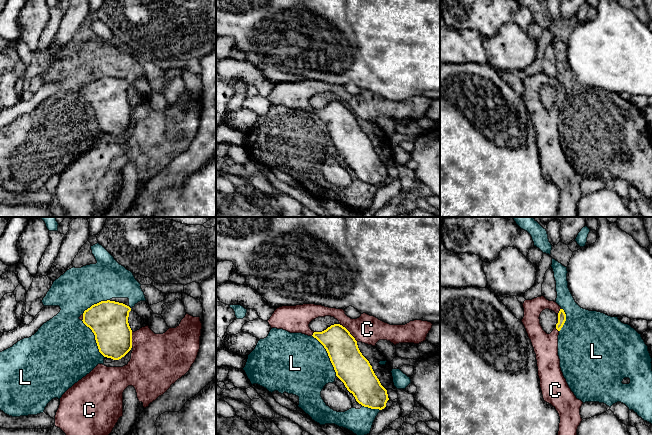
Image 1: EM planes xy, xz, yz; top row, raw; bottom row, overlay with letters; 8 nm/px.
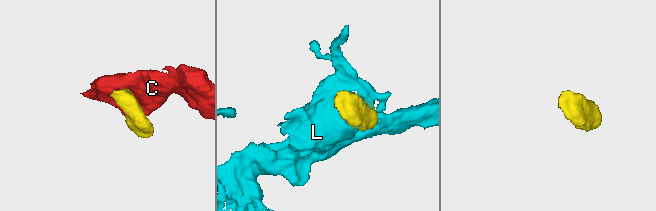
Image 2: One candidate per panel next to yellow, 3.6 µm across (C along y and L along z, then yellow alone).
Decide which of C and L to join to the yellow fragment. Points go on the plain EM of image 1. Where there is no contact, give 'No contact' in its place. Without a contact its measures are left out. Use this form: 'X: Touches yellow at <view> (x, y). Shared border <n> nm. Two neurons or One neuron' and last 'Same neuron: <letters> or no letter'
C: Touches yellow at xz (349, 108). Shared border 200 nm. One neuron
L: Touches yellow at xz (328, 131). Shared border 380 nm. Two neurons
Same neuron: C

